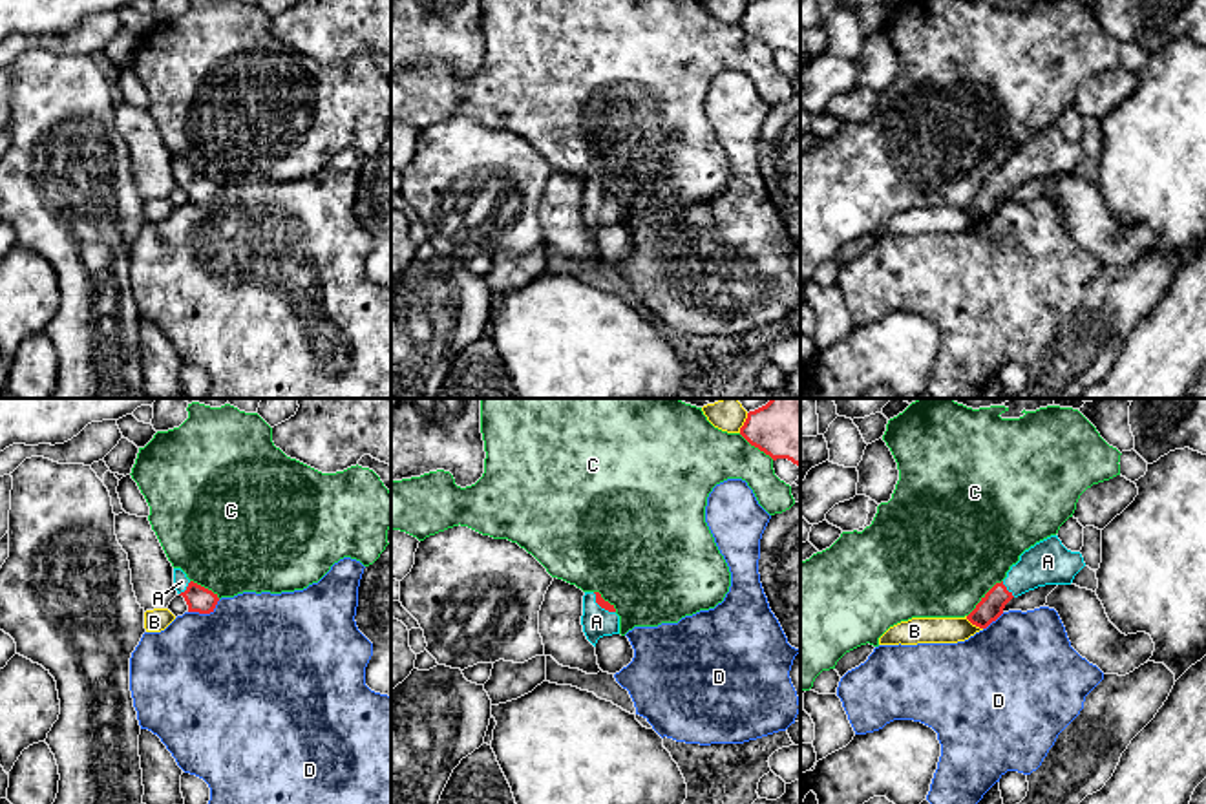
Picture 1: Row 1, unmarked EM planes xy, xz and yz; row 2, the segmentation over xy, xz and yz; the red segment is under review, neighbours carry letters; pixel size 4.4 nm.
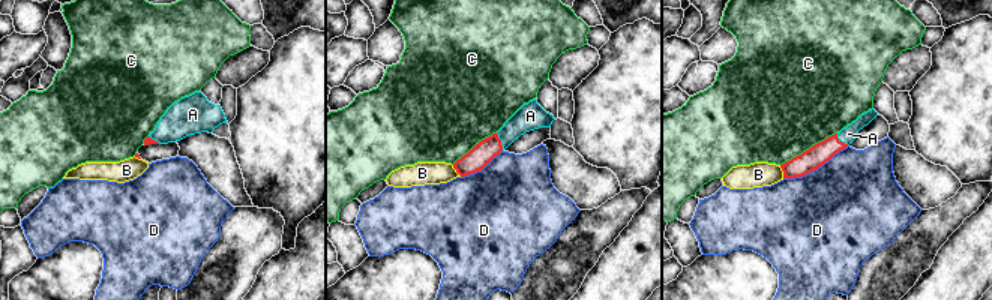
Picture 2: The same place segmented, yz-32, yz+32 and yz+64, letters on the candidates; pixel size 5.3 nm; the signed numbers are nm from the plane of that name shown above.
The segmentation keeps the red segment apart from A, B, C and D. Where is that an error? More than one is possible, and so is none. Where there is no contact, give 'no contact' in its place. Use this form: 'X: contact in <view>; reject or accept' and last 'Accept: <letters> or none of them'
A: contact in yz; accept
B: contact in yz; reject
C: contact in yz; reject
D: contact in xy; reject
Accept: A

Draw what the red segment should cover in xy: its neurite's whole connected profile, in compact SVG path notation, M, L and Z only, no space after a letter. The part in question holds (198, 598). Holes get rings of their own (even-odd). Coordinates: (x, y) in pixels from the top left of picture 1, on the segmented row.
M174 568L174 587L185 598L188 612L210 614L219 601L217 594L190 581L181 568Z

